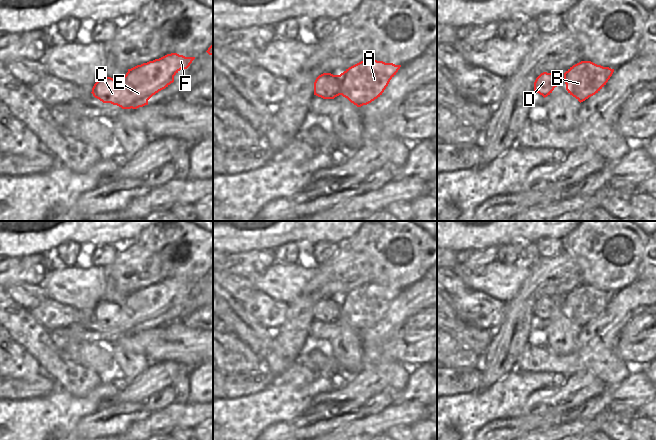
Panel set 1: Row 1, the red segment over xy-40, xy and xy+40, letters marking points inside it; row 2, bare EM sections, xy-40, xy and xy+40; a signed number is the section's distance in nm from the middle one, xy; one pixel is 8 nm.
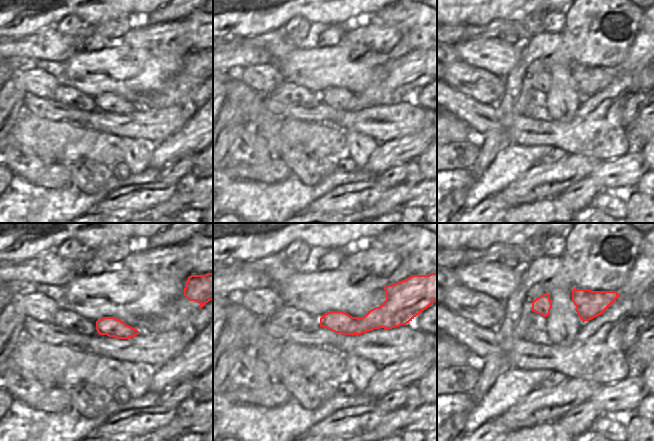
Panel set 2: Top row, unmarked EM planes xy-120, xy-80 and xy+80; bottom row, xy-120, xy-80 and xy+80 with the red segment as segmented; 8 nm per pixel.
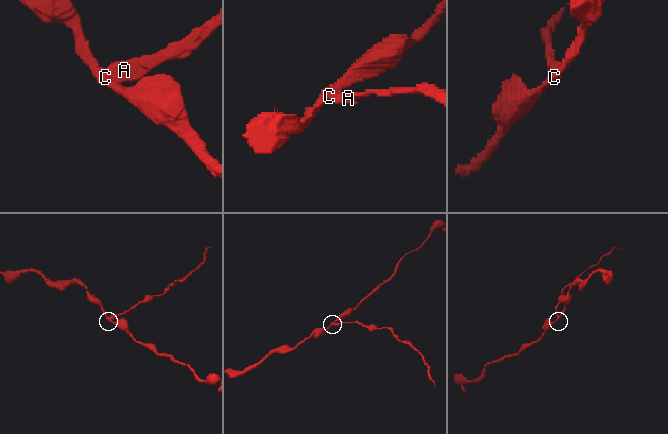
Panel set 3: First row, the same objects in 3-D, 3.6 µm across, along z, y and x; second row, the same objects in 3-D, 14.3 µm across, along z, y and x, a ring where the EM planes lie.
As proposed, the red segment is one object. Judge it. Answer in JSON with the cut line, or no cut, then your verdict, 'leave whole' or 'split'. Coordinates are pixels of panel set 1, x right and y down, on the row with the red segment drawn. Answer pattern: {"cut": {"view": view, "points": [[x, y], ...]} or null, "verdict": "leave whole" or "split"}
{"cut": {"view": "xy-40", "points": [[119, 80], [127, 92], [126, 100], [131, 107]]}, "verdict": "split"}

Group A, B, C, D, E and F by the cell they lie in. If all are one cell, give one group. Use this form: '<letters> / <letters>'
A B E F / C D

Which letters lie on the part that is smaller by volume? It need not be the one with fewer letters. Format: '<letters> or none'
A, B, E, F

